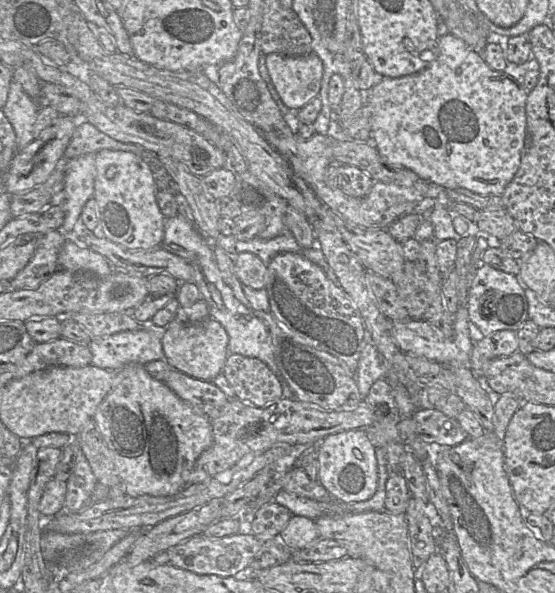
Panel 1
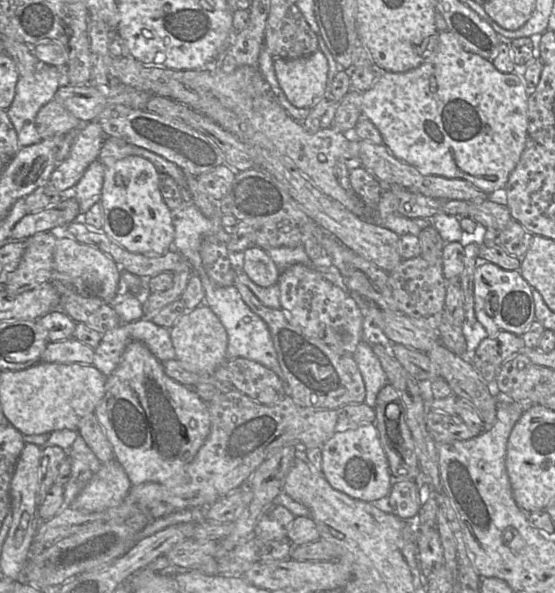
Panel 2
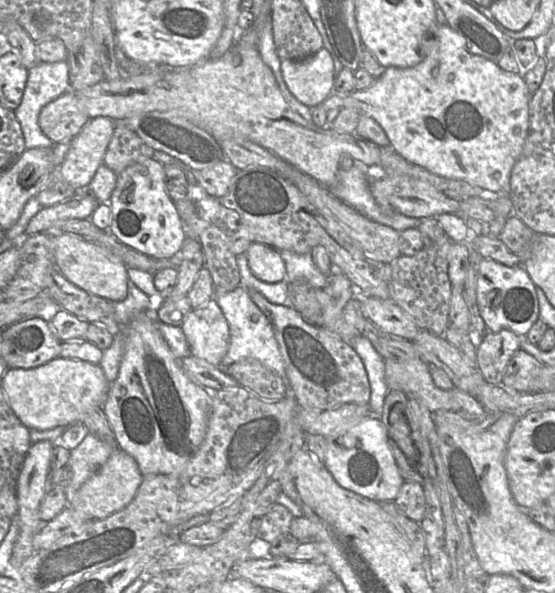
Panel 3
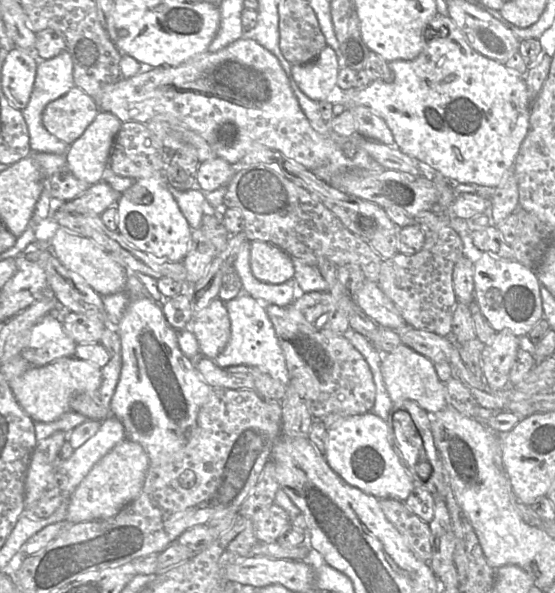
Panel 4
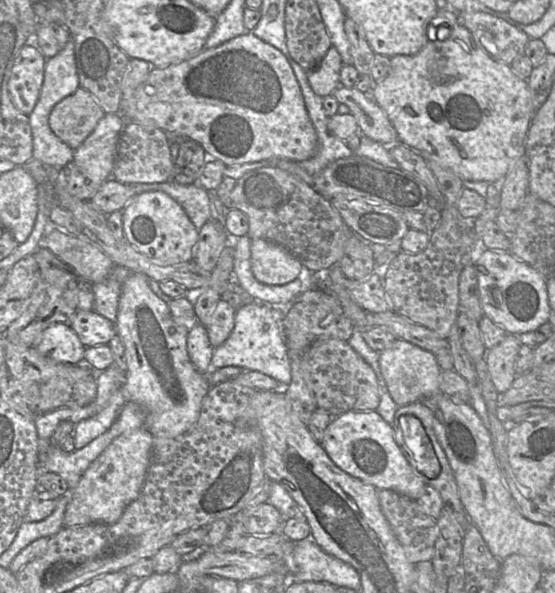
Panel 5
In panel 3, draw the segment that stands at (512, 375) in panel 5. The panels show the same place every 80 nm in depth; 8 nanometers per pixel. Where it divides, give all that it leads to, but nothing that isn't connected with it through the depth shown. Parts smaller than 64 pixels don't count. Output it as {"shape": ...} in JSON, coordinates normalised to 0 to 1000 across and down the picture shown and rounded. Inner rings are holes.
{"shape":[[[914,555],[894,562],[876,560],[858,590],[858,619],[870,639],[881,648],[903,646],[919,605],[935,587],[937,570]]]}

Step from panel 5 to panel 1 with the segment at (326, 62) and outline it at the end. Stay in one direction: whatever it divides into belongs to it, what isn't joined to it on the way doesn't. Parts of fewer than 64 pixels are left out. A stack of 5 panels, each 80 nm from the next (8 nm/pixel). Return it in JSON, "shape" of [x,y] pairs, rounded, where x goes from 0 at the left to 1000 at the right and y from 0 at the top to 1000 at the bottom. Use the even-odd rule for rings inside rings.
{"shape":[[[488,89],[477,108],[503,164],[521,184],[541,185],[573,164],[582,105],[568,89],[542,96]]]}

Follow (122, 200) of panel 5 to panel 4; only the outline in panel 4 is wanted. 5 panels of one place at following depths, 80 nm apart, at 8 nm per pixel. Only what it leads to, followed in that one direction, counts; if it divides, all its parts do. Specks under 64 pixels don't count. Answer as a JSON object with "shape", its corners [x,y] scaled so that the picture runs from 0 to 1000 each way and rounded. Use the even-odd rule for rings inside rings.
{"shape":[[[182,305],[162,314],[132,337],[105,341],[103,354],[137,363],[182,363],[191,352],[207,349],[220,327],[207,322],[195,309]]]}

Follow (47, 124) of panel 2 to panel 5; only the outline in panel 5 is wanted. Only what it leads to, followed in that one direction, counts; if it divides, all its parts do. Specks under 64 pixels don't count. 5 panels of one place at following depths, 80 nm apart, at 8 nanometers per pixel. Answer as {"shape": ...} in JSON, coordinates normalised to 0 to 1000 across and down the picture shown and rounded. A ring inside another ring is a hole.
{"shape":[[[142,147],[95,180],[88,211],[106,234],[135,253],[169,221],[187,194],[169,162]]]}

